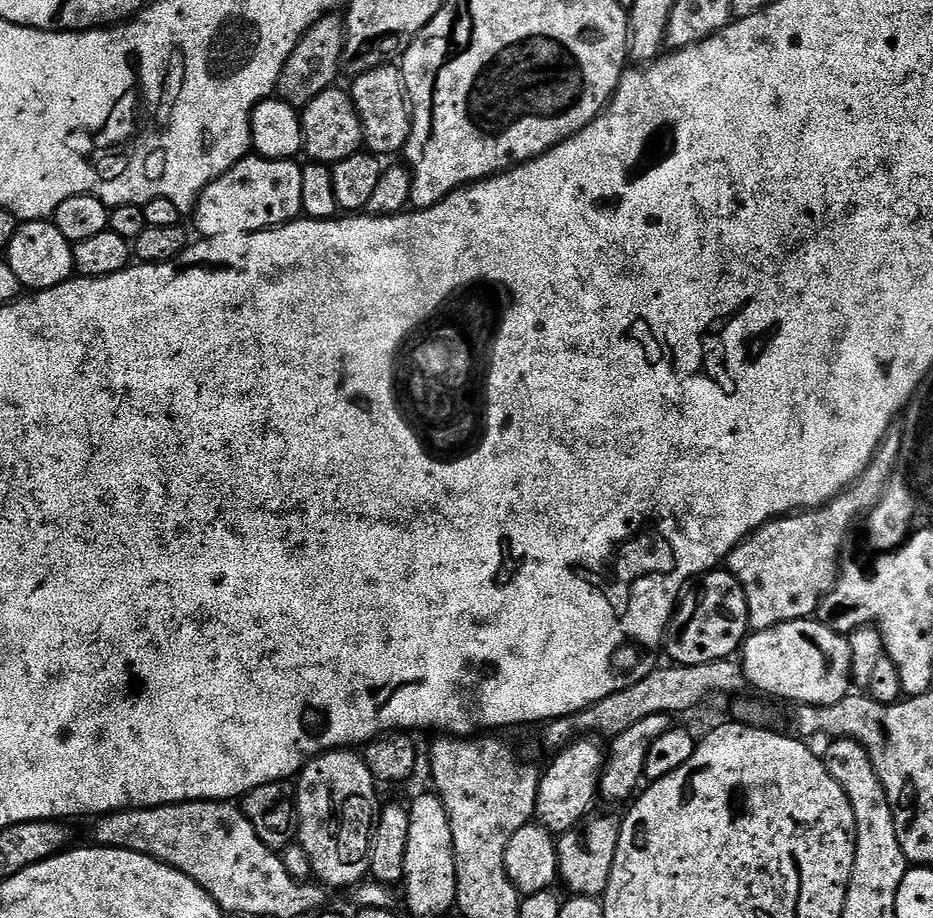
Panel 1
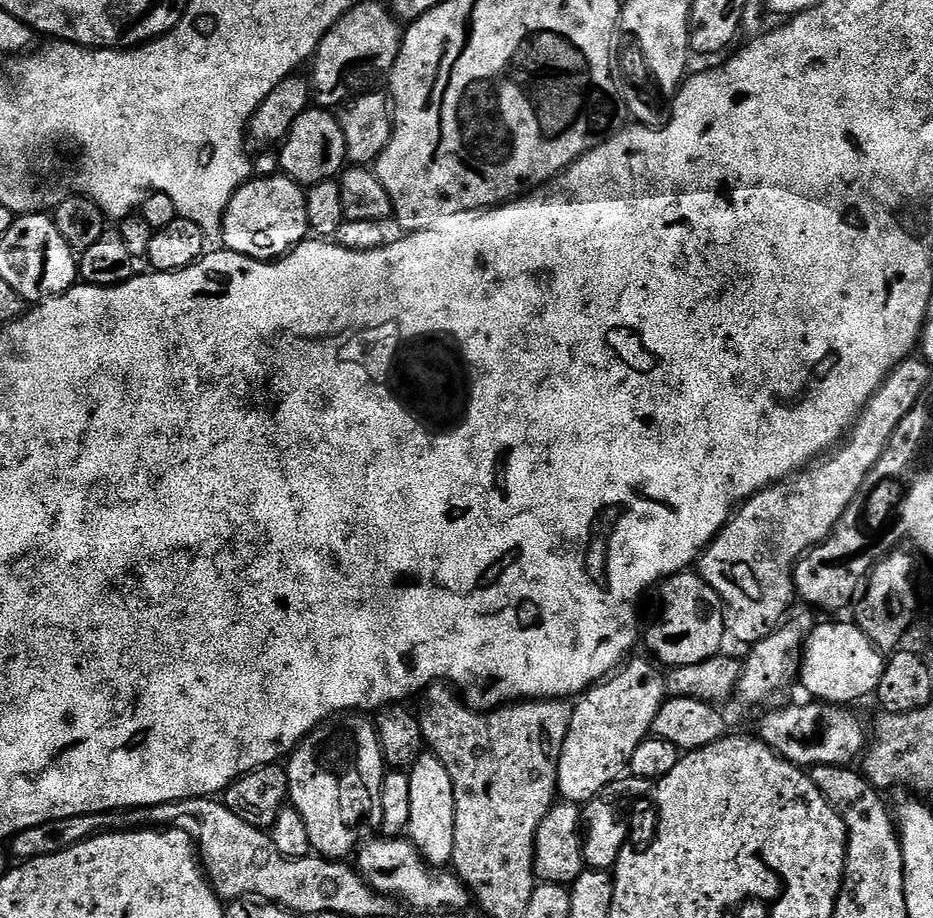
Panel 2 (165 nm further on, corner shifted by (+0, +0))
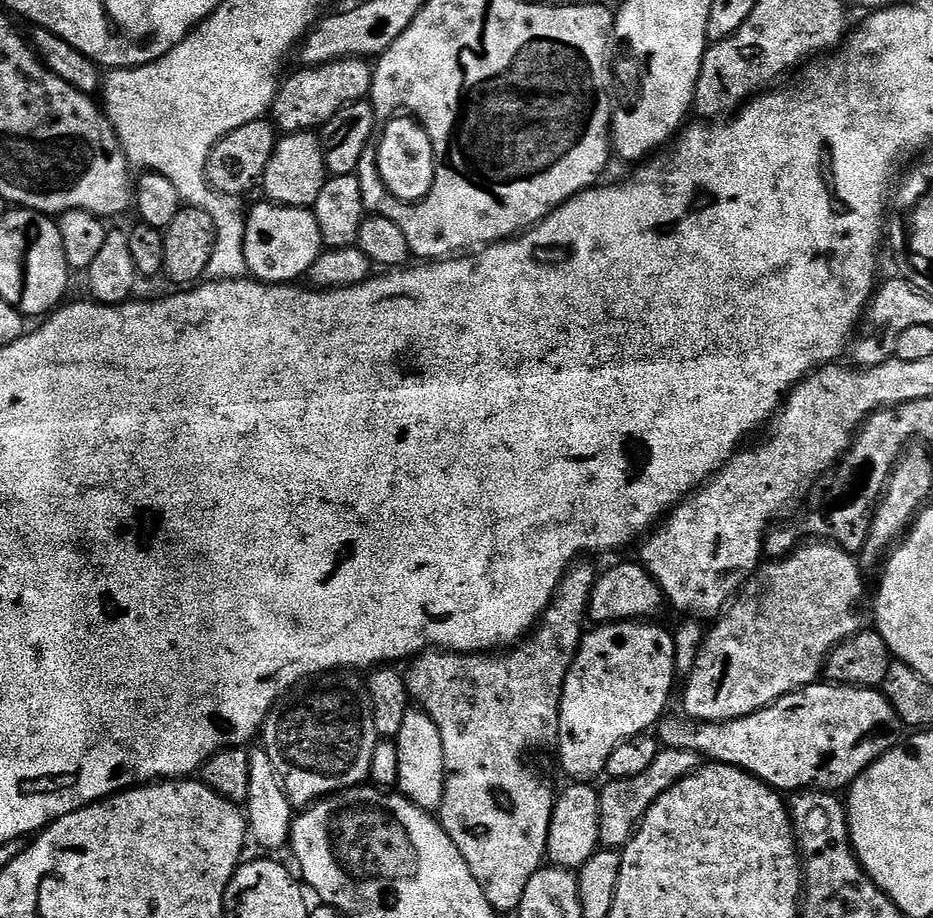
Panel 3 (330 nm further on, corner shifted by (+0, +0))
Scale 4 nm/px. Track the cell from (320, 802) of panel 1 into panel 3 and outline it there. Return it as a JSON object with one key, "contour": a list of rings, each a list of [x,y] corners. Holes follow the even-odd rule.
{"contour":[[[340,670],[319,677],[318,684],[321,688],[281,699],[270,710],[262,729],[263,747],[270,754],[270,762],[274,762],[274,770],[284,783],[284,792],[296,810],[303,810],[335,792],[361,787],[370,777],[370,761],[374,759],[374,746],[378,739],[372,699],[363,675],[352,670]]]}

